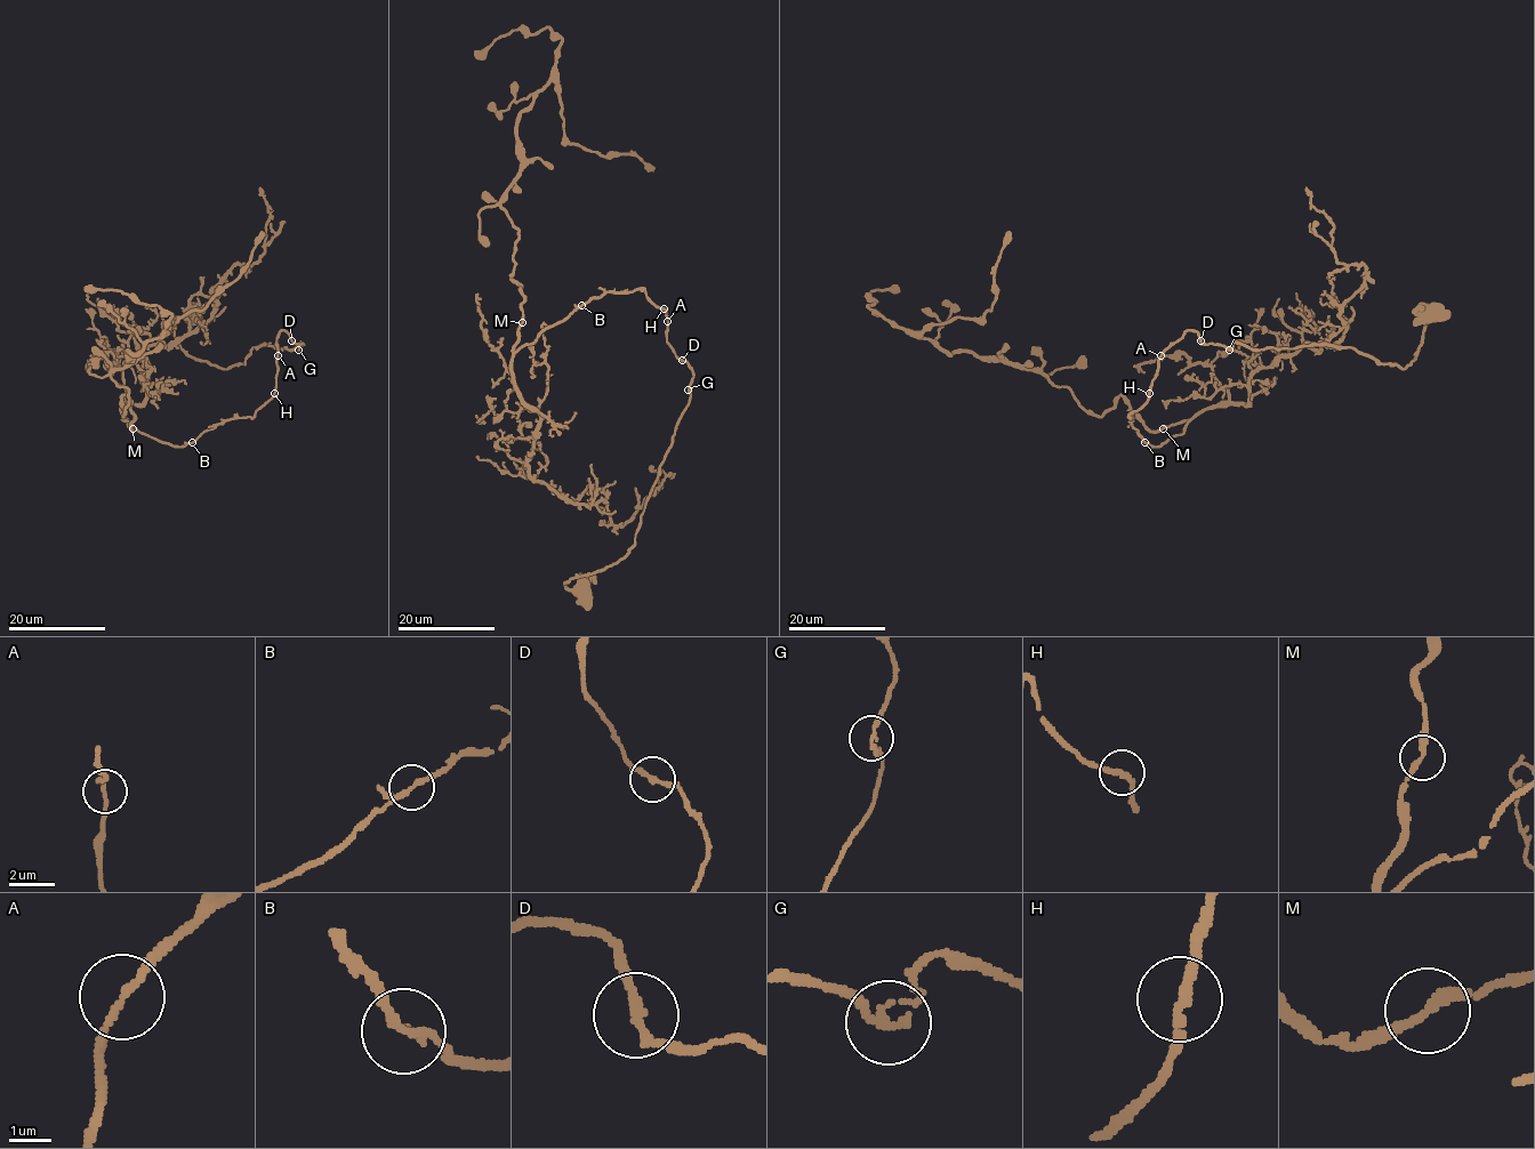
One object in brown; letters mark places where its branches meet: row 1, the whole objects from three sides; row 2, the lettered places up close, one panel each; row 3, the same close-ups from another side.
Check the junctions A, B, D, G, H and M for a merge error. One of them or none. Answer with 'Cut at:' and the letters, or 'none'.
Cut at: none

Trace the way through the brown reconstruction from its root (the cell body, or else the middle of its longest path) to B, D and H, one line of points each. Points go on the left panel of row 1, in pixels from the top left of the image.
B: (161, 441), (174, 446), (192, 442)
D: (161, 441), (185, 446), (228, 419), (252, 417), (275, 391), (278, 334), (283, 330), (291, 340)
H: (161, 441), (185, 446), (228, 419), (252, 417), (274, 393)

